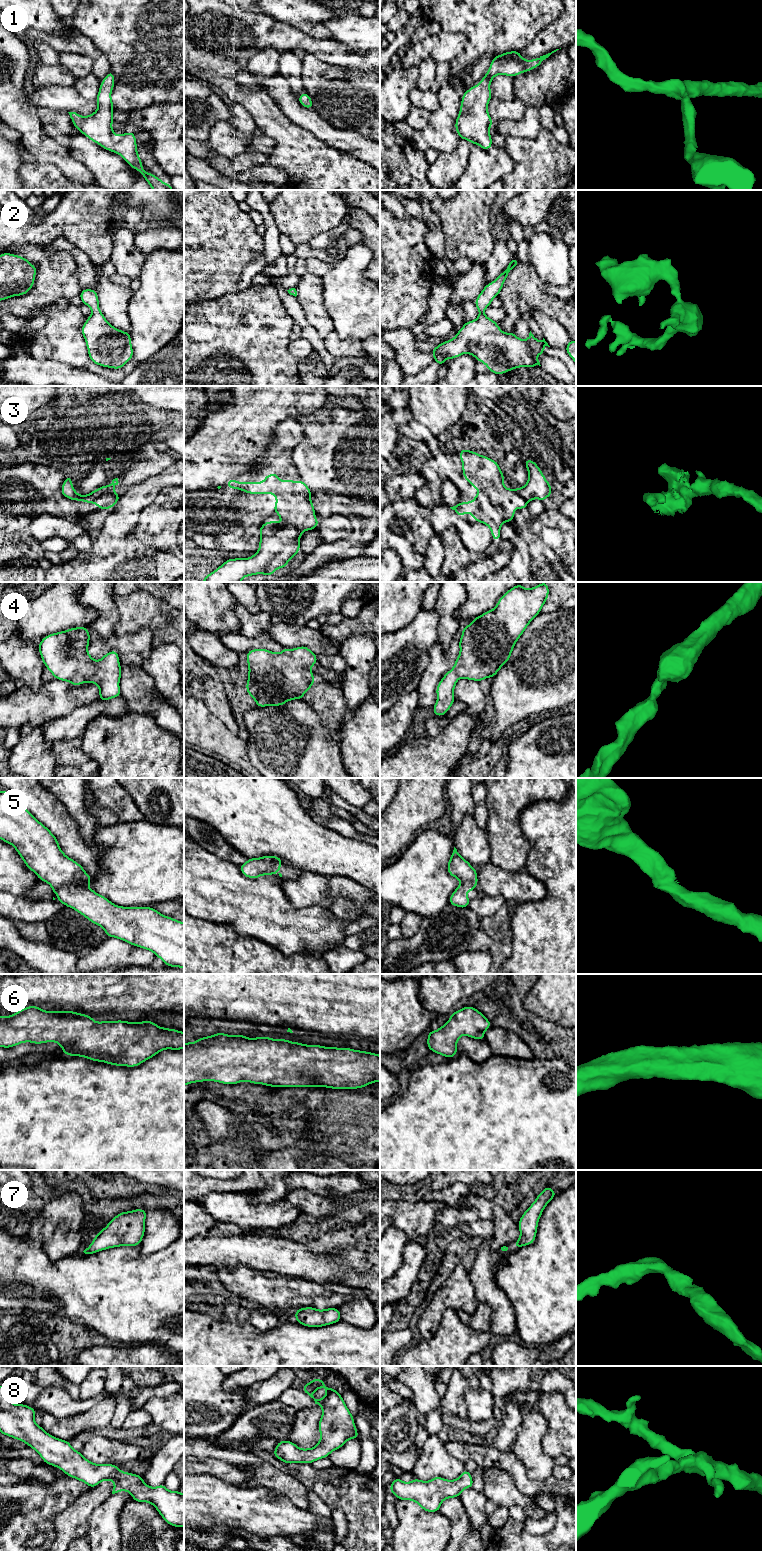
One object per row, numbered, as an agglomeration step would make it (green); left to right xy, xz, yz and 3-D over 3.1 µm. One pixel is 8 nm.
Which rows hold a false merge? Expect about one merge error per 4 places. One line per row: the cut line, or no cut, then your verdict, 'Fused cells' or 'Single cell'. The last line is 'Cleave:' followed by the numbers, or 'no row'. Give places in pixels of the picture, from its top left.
1: No split. Single cell
2: No split. Single cell
3: Split along xy (112, 488), (91, 502). Fused cells
4: No split. Single cell
5: No split. Single cell
6: No split. Single cell
7: No split. Single cell
8: No split. Single cell
Cleave: 3

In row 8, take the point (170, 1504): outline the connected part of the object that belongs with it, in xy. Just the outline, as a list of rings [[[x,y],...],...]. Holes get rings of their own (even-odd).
[[[0,1385],[0,1434],[26,1443],[46,1464],[61,1469],[67,1476],[84,1482],[90,1488],[96,1487],[105,1480],[113,1481],[115,1484],[112,1494],[127,1491],[132,1495],[133,1501],[152,1504],[167,1524],[176,1528],[184,1527],[184,1494],[179,1490],[169,1491],[164,1484],[150,1487],[143,1481],[141,1475],[120,1471],[118,1465],[95,1464],[89,1461],[80,1451],[71,1447],[70,1441],[58,1439],[37,1425],[34,1420],[35,1414],[36,1410],[26,1404],[15,1405],[10,1400],[6,1388]]]

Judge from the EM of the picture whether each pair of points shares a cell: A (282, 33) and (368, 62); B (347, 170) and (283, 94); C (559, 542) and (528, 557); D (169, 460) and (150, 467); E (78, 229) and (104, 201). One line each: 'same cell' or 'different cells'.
A: same cell
B: different cells
C: same cell
D: same cell
E: same cell

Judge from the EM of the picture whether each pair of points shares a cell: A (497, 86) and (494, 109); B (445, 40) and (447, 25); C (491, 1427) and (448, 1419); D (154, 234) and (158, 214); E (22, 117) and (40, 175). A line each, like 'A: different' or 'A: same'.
A: different
B: different
C: same
D: different
E: different

